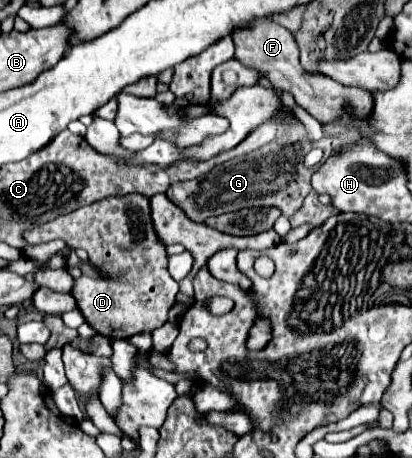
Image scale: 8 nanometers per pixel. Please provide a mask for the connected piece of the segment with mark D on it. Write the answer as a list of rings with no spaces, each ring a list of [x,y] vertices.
[[[132,193],[84,205],[82,209],[60,215],[54,221],[26,231],[24,239],[30,243],[64,239],[74,249],[86,249],[94,265],[120,275],[120,279],[110,281],[94,281],[86,275],[76,279],[72,295],[96,333],[108,339],[128,339],[166,323],[168,309],[178,295],[178,283],[172,281],[168,273],[168,255],[152,229],[150,205],[146,197]]]

